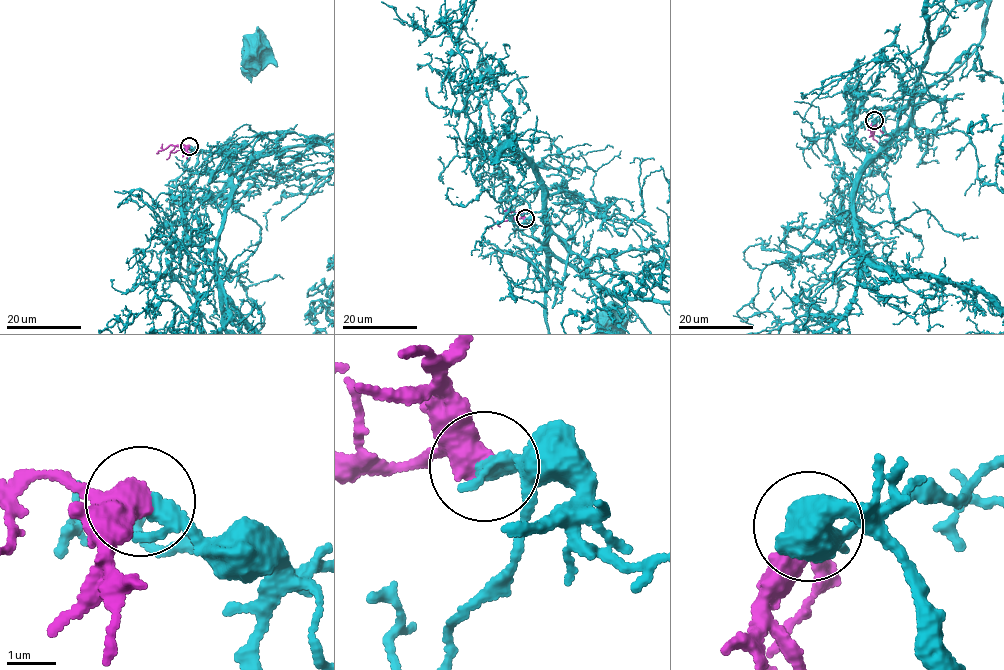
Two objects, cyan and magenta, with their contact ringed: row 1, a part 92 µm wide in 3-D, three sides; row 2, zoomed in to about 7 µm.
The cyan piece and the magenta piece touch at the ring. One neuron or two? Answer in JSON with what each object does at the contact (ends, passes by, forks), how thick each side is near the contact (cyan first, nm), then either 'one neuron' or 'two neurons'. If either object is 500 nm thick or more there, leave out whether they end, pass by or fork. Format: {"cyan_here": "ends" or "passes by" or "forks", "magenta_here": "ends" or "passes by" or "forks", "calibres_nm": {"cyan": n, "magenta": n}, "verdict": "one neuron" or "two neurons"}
{"cyan_here": "passes by", "magenta_here": "passes by", "calibres_nm": {"cyan": 260, "magenta": 480}, "verdict": "one neuron"}

